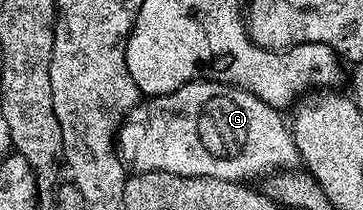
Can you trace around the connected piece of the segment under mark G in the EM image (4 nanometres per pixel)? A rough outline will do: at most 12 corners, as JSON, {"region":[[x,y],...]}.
{"region":[[191,81],[133,109],[133,174],[248,183],[301,164],[281,110]]}

